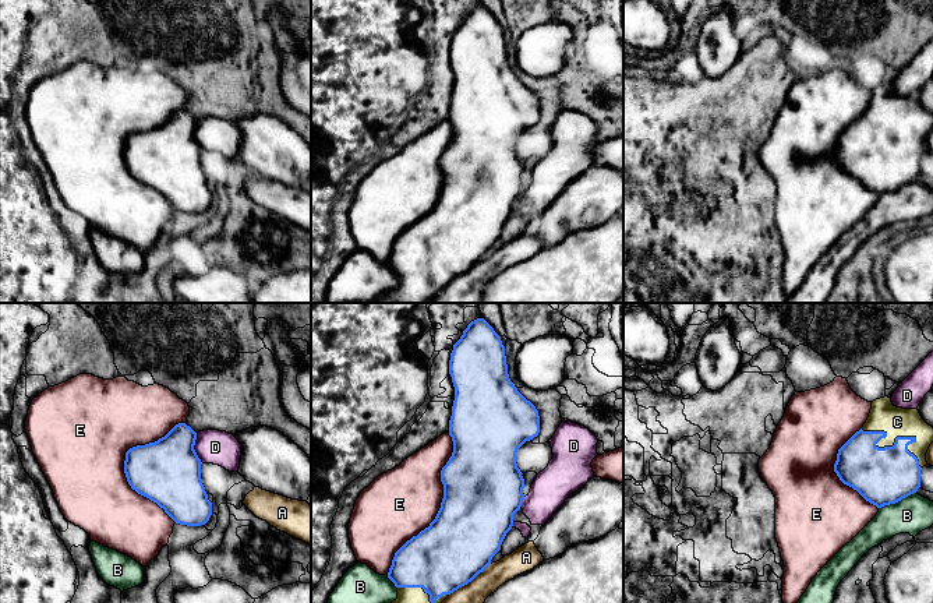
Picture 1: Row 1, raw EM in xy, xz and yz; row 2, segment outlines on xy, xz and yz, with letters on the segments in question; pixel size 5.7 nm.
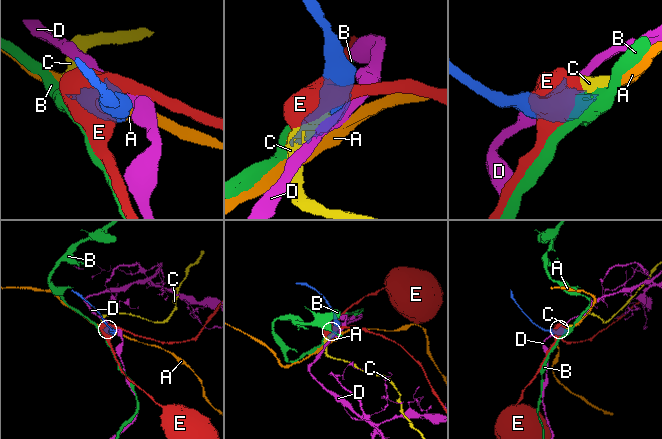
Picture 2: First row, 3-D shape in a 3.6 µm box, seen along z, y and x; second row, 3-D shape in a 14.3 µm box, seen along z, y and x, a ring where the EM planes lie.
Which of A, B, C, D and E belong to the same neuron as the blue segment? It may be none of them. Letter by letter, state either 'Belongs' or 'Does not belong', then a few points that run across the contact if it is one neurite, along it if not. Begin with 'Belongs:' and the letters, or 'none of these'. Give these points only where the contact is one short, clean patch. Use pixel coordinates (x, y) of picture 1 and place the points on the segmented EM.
Belongs: C
A: Does not belong. Line: xz (490, 563), (449, 595)
B: Does not belong
C: Belongs
D: Does not belong
E: Does not belong

